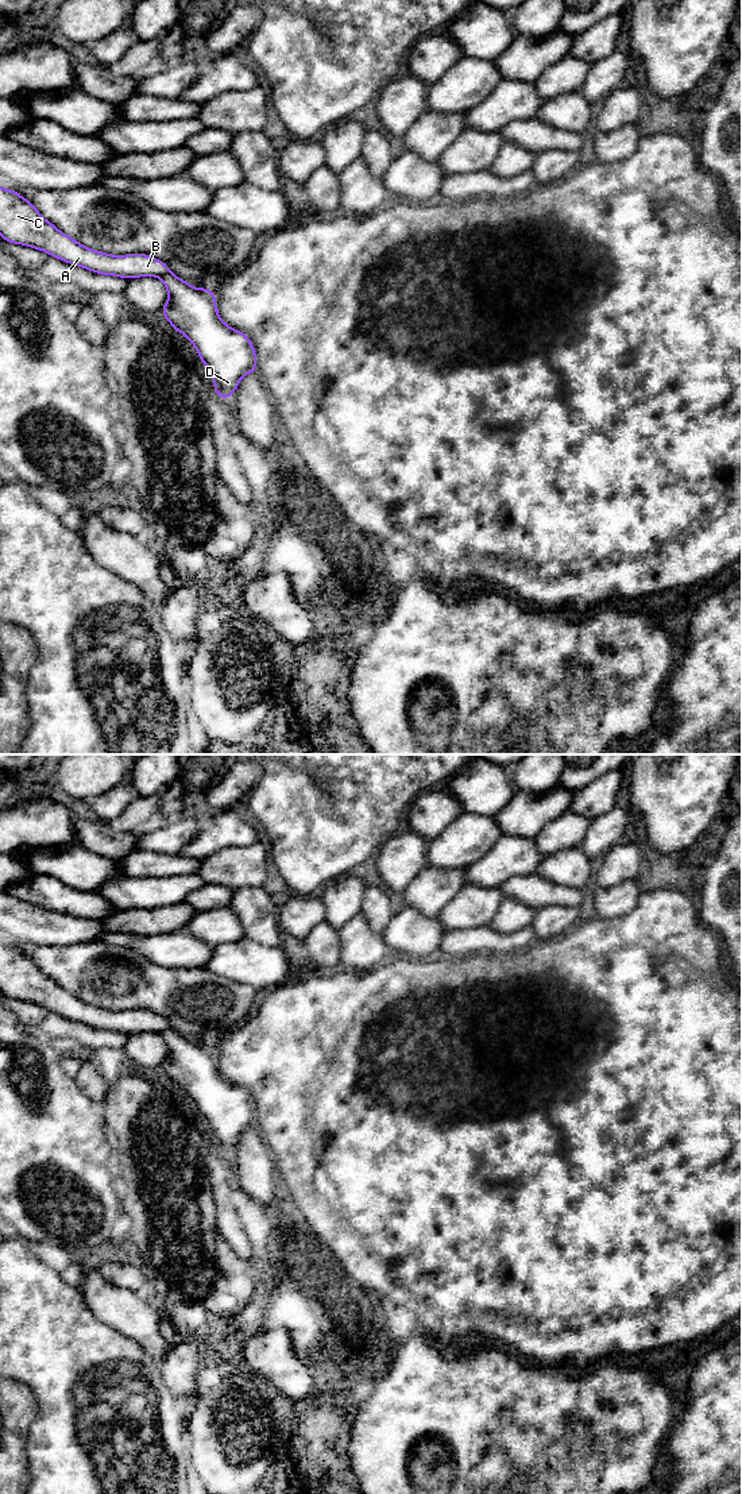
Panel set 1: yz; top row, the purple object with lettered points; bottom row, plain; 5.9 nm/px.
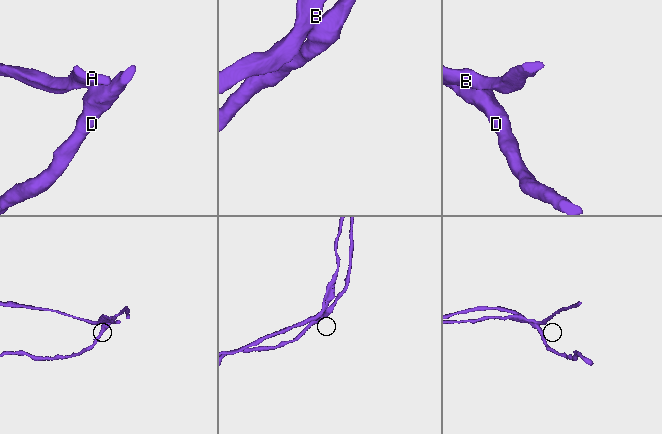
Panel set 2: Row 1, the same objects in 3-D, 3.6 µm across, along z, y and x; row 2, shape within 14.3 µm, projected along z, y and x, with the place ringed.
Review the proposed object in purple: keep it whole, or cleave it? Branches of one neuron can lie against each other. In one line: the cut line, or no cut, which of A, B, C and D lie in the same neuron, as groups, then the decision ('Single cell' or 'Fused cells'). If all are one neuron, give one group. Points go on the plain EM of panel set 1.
Split along yz (169, 1027), (161, 1034). Groups: A B C / D. Fused cells

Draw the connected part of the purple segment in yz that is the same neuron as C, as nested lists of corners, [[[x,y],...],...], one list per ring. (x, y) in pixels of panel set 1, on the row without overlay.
[[[1,942],[0,992],[8,999],[34,1003],[96,1030],[131,1035],[148,1031],[162,1034],[170,1028],[165,1018],[146,1009],[109,1011],[82,1001],[47,977],[31,957]]]

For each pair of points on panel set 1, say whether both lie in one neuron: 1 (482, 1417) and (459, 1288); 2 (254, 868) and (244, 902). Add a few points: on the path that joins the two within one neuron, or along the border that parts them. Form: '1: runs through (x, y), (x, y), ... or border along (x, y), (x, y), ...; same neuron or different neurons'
1: border along (460, 1340), (474, 1338), (499, 1344); different neurons
2: border along (262, 886), (238, 887), (235, 890); different neurons

